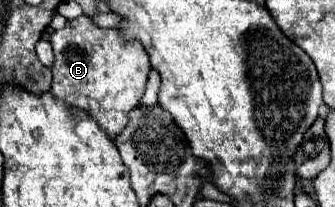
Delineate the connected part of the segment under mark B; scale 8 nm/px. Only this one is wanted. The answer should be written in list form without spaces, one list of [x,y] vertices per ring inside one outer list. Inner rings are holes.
[[[88,16],[68,20],[62,30],[50,36],[50,42],[56,56],[52,94],[64,104],[90,114],[110,138],[116,138],[126,128],[128,114],[140,104],[146,90],[150,60],[142,44],[122,40],[114,28],[102,30],[94,26]]]

